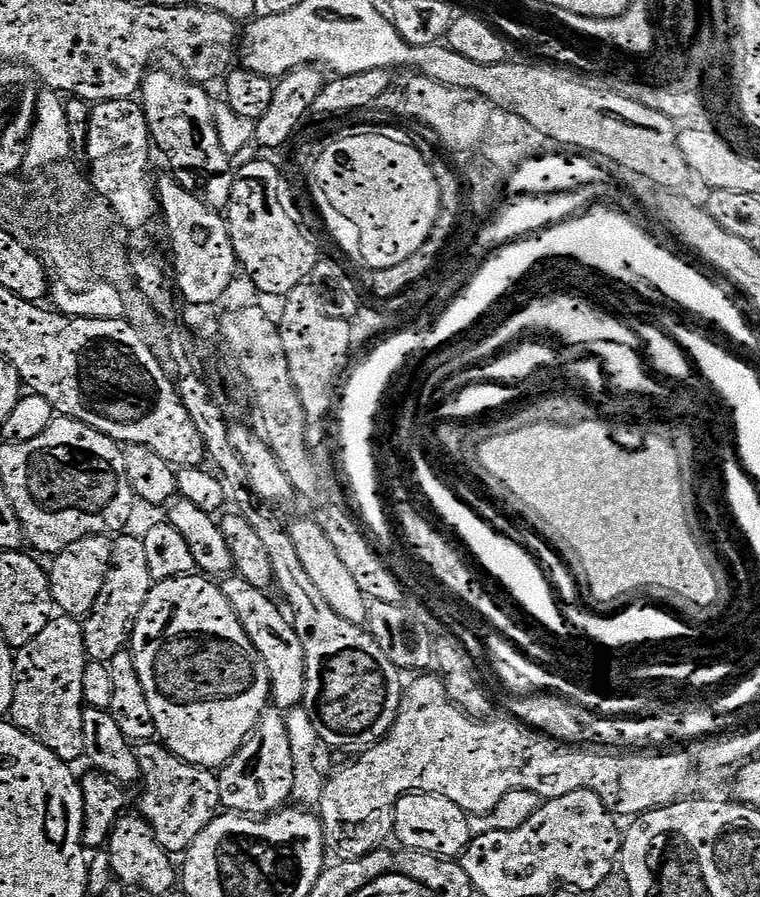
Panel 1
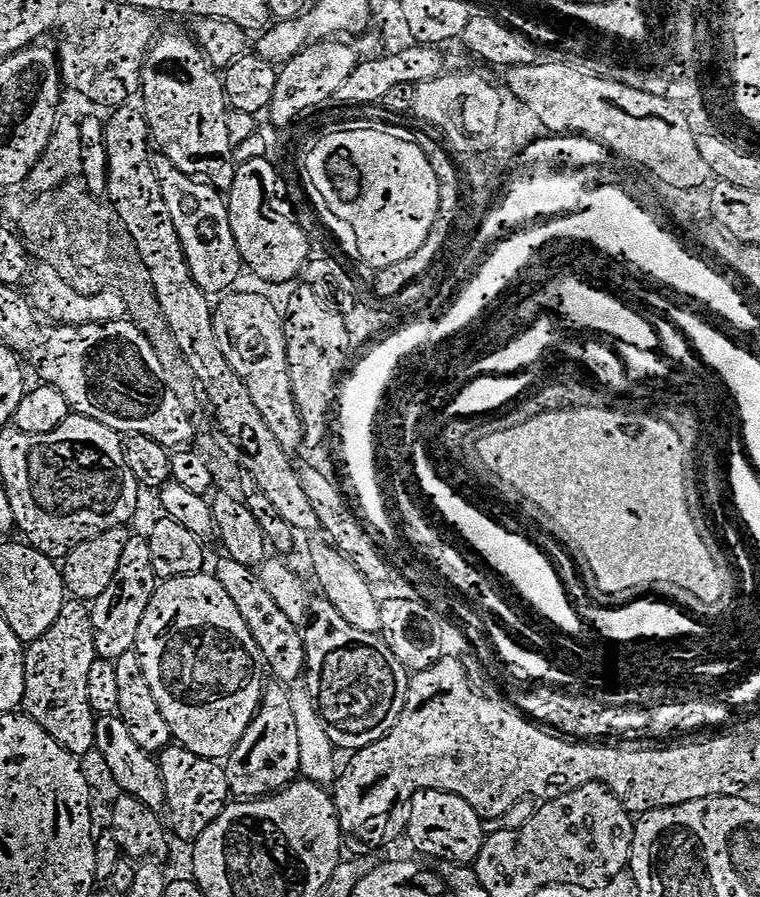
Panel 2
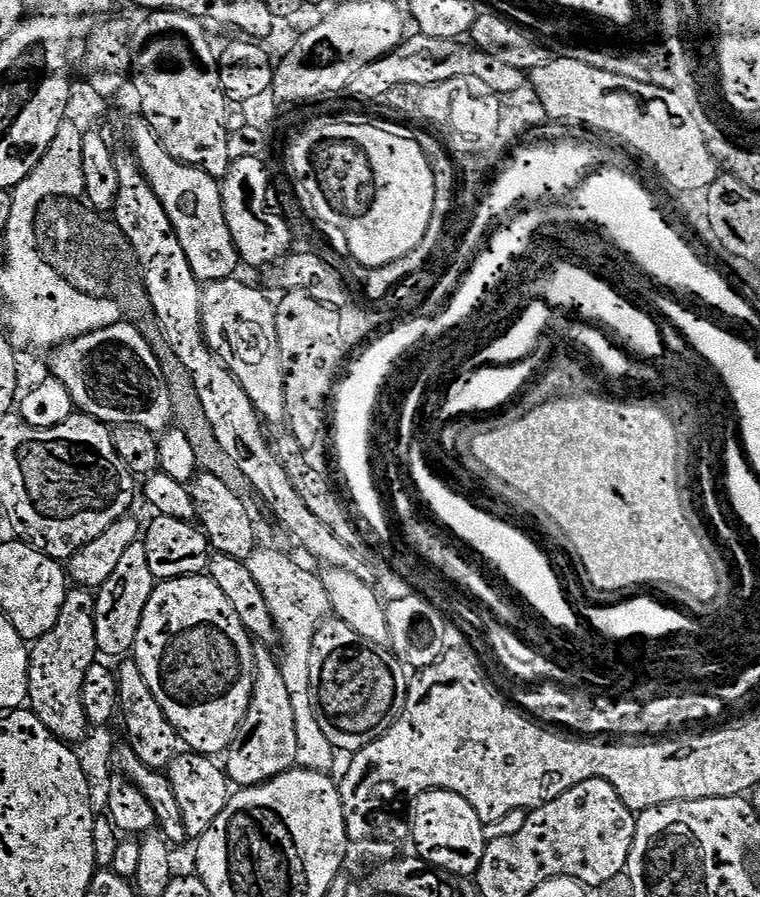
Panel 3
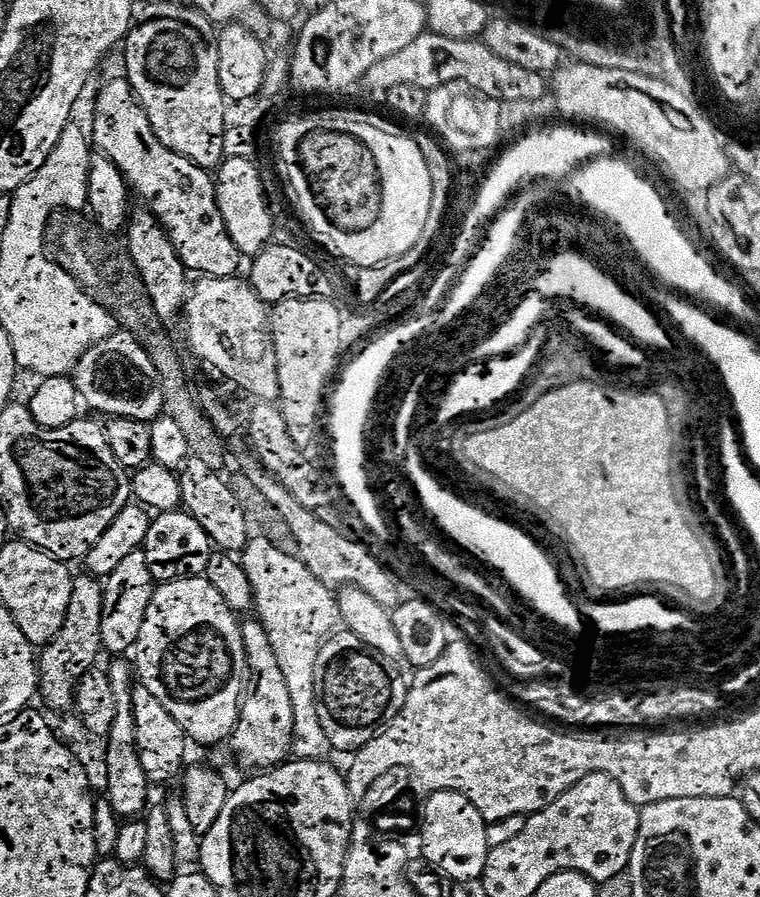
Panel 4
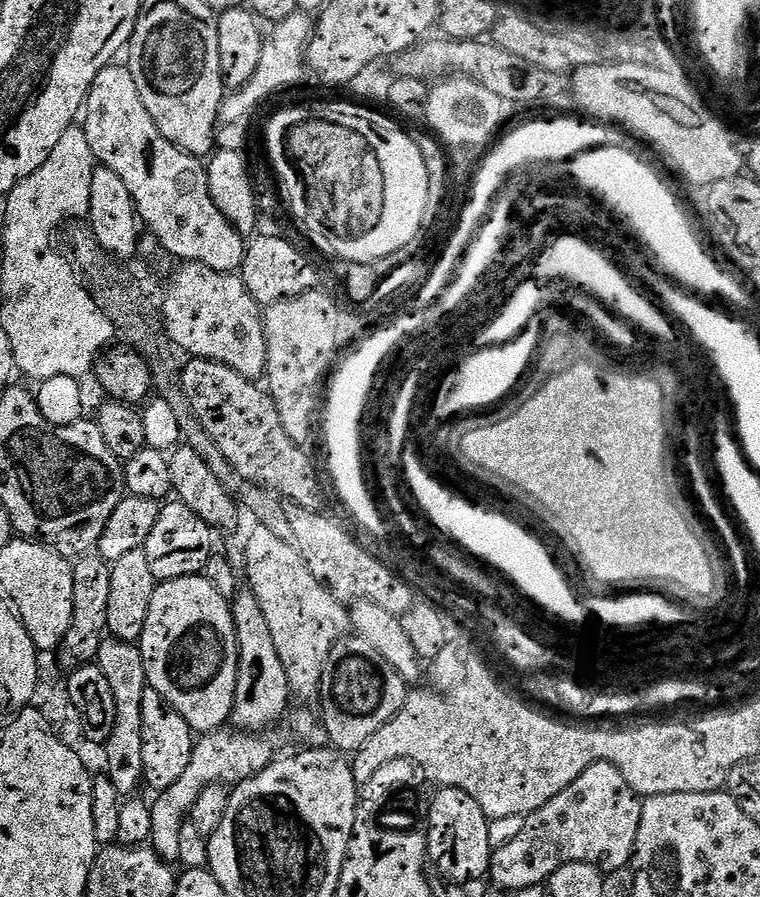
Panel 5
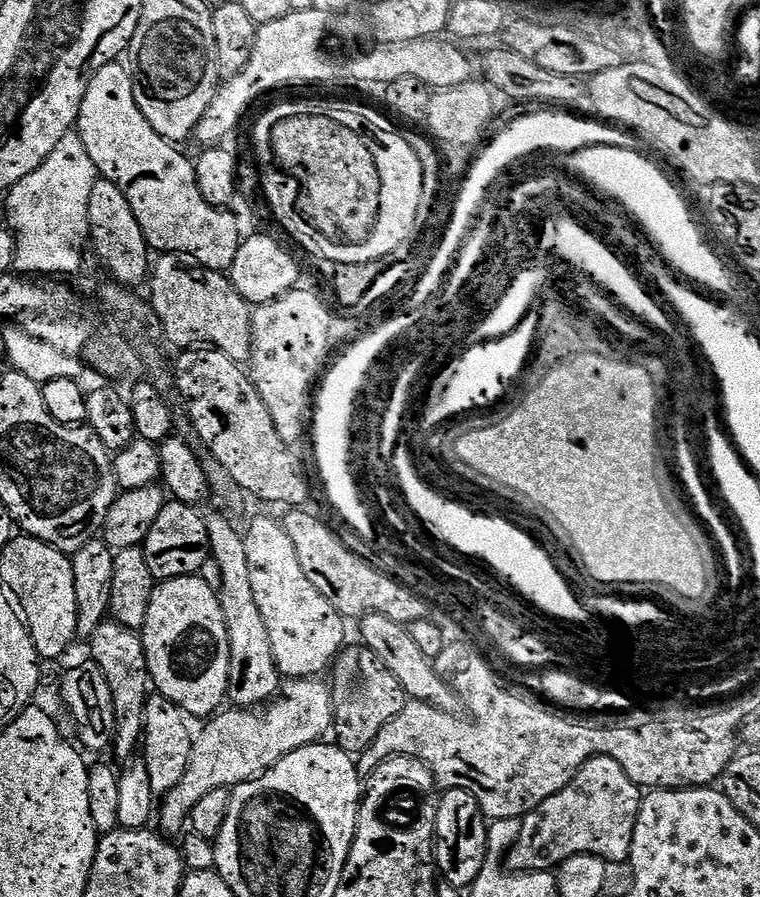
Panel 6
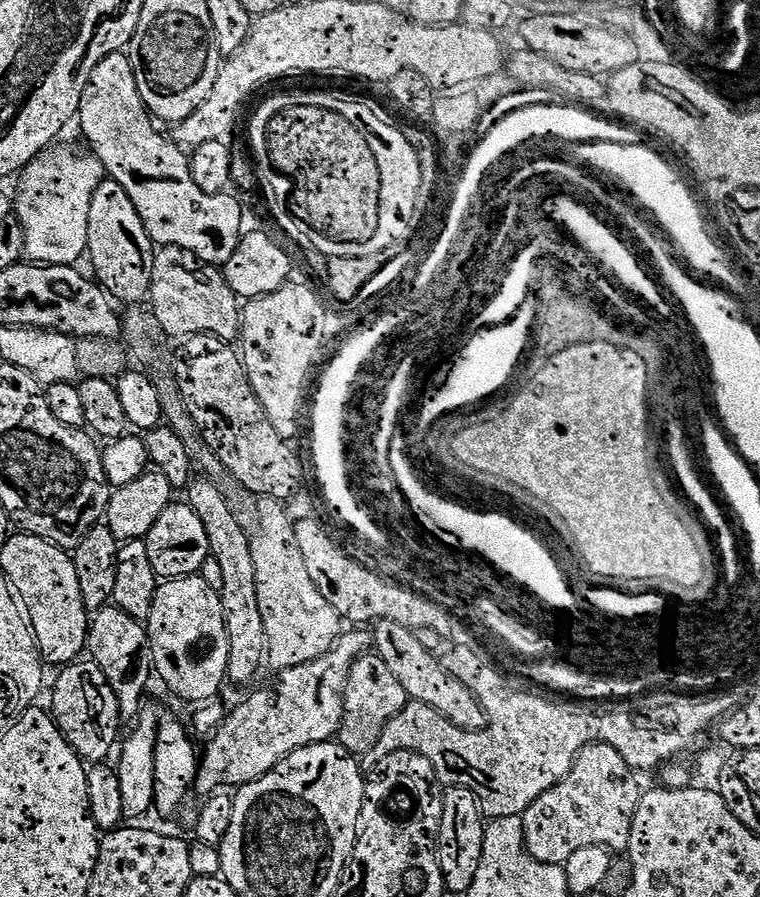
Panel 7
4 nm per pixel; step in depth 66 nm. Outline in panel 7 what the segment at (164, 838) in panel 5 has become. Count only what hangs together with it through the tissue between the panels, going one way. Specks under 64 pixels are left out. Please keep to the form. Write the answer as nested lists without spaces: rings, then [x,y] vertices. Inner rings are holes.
[[[348,631],[341,635],[330,651],[322,654],[322,658],[316,658],[314,662],[306,662],[302,666],[294,666],[290,670],[279,673],[275,677],[276,692],[256,692],[253,696],[246,697],[233,712],[231,709],[225,715],[220,727],[207,741],[208,749],[205,752],[203,750],[199,757],[194,788],[196,792],[201,792],[201,797],[207,798],[223,788],[232,790],[241,784],[254,782],[270,770],[274,770],[274,766],[278,766],[290,754],[294,754],[294,750],[302,750],[311,744],[327,744],[339,733],[350,670],[356,659],[369,655],[374,648],[374,636],[371,631]]]

